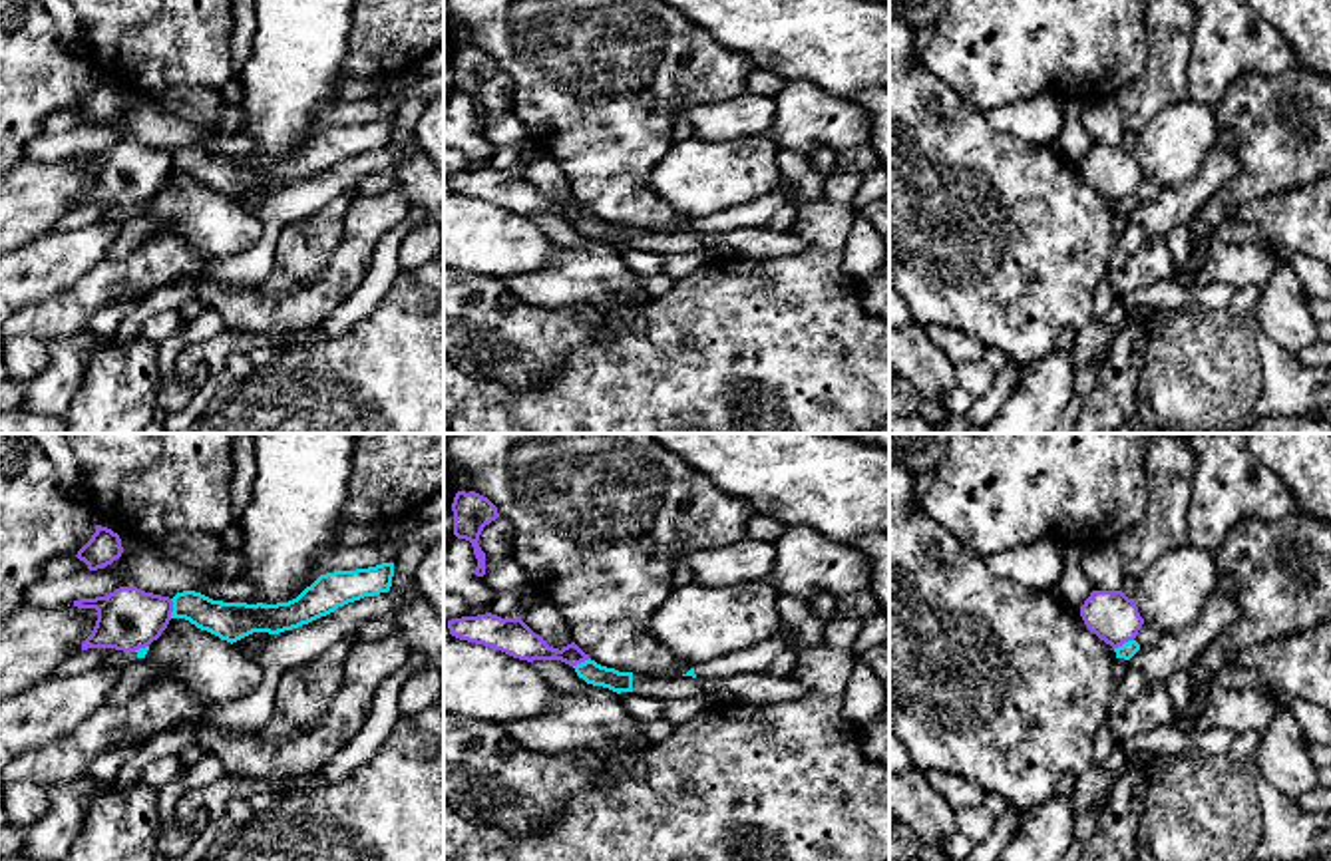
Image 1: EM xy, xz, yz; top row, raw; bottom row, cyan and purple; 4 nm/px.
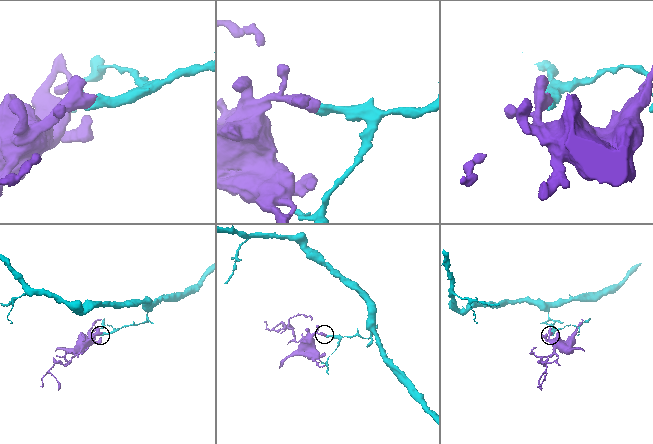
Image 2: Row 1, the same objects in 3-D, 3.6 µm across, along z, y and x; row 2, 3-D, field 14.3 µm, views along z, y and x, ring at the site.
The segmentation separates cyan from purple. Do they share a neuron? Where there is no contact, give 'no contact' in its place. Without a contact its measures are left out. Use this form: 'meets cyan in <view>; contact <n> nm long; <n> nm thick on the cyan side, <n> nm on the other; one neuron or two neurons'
meets cyan in xy; contact 80 nm long; 160 nm thick on the cyan side, 260 nm on the other; two neurons

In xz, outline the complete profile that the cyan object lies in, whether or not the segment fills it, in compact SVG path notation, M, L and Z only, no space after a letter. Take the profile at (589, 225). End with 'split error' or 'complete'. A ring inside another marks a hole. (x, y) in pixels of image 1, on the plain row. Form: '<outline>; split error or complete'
M591 213L573 223L577 231L583 233L587 239L603 241L617 249L633 247L633 227L619 227L615 223L607 223Z; complete

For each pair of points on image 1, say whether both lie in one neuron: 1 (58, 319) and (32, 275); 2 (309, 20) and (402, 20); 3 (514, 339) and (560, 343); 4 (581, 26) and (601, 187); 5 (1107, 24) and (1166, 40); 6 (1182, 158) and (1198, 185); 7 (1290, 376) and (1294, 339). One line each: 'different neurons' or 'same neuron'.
1: different neurons
2: different neurons
3: same neuron
4: same neuron
5: different neurons
6: different neurons
7: different neurons

